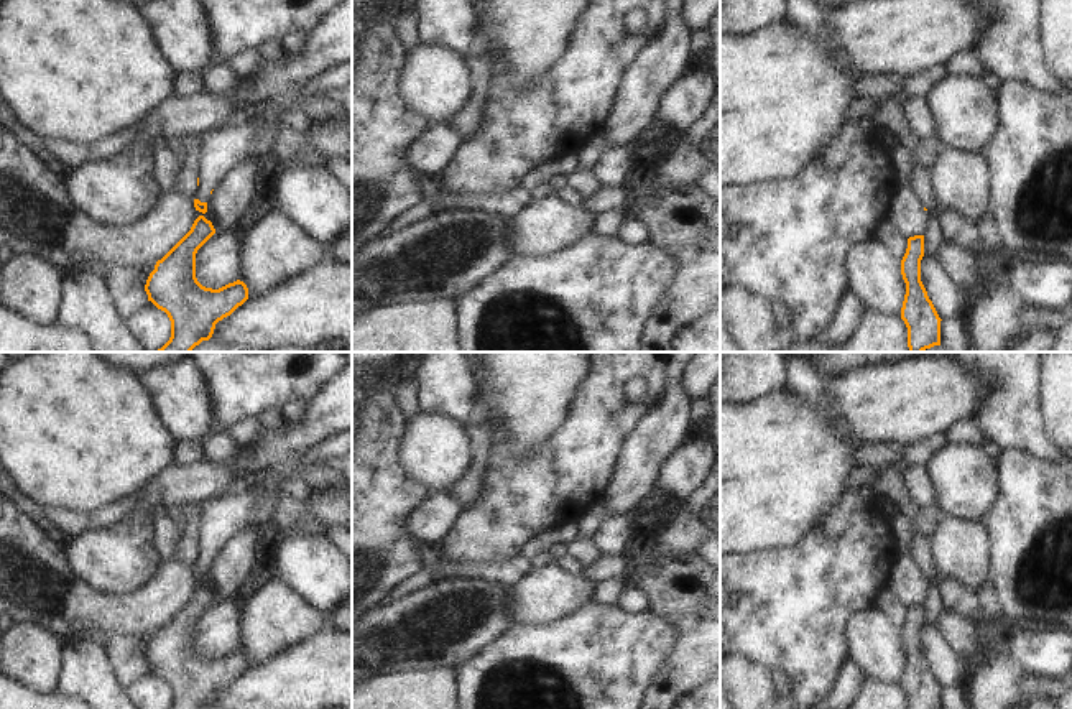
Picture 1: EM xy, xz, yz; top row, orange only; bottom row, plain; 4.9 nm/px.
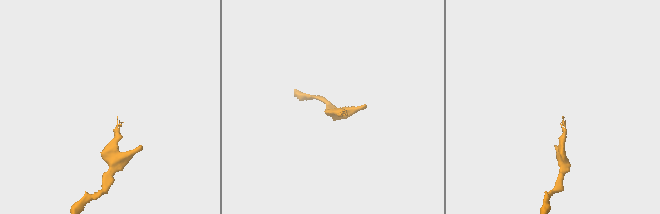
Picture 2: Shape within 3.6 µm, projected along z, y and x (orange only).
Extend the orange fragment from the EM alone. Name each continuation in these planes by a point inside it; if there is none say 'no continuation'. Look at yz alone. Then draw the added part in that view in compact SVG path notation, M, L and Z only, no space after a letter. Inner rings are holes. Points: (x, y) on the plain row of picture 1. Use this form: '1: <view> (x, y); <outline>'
no continuation

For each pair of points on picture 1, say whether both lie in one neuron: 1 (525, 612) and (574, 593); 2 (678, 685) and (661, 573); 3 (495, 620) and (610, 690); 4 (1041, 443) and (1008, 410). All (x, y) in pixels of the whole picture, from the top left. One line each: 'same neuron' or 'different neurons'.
1: same neuron
2: same neuron
3: different neurons
4: same neuron

